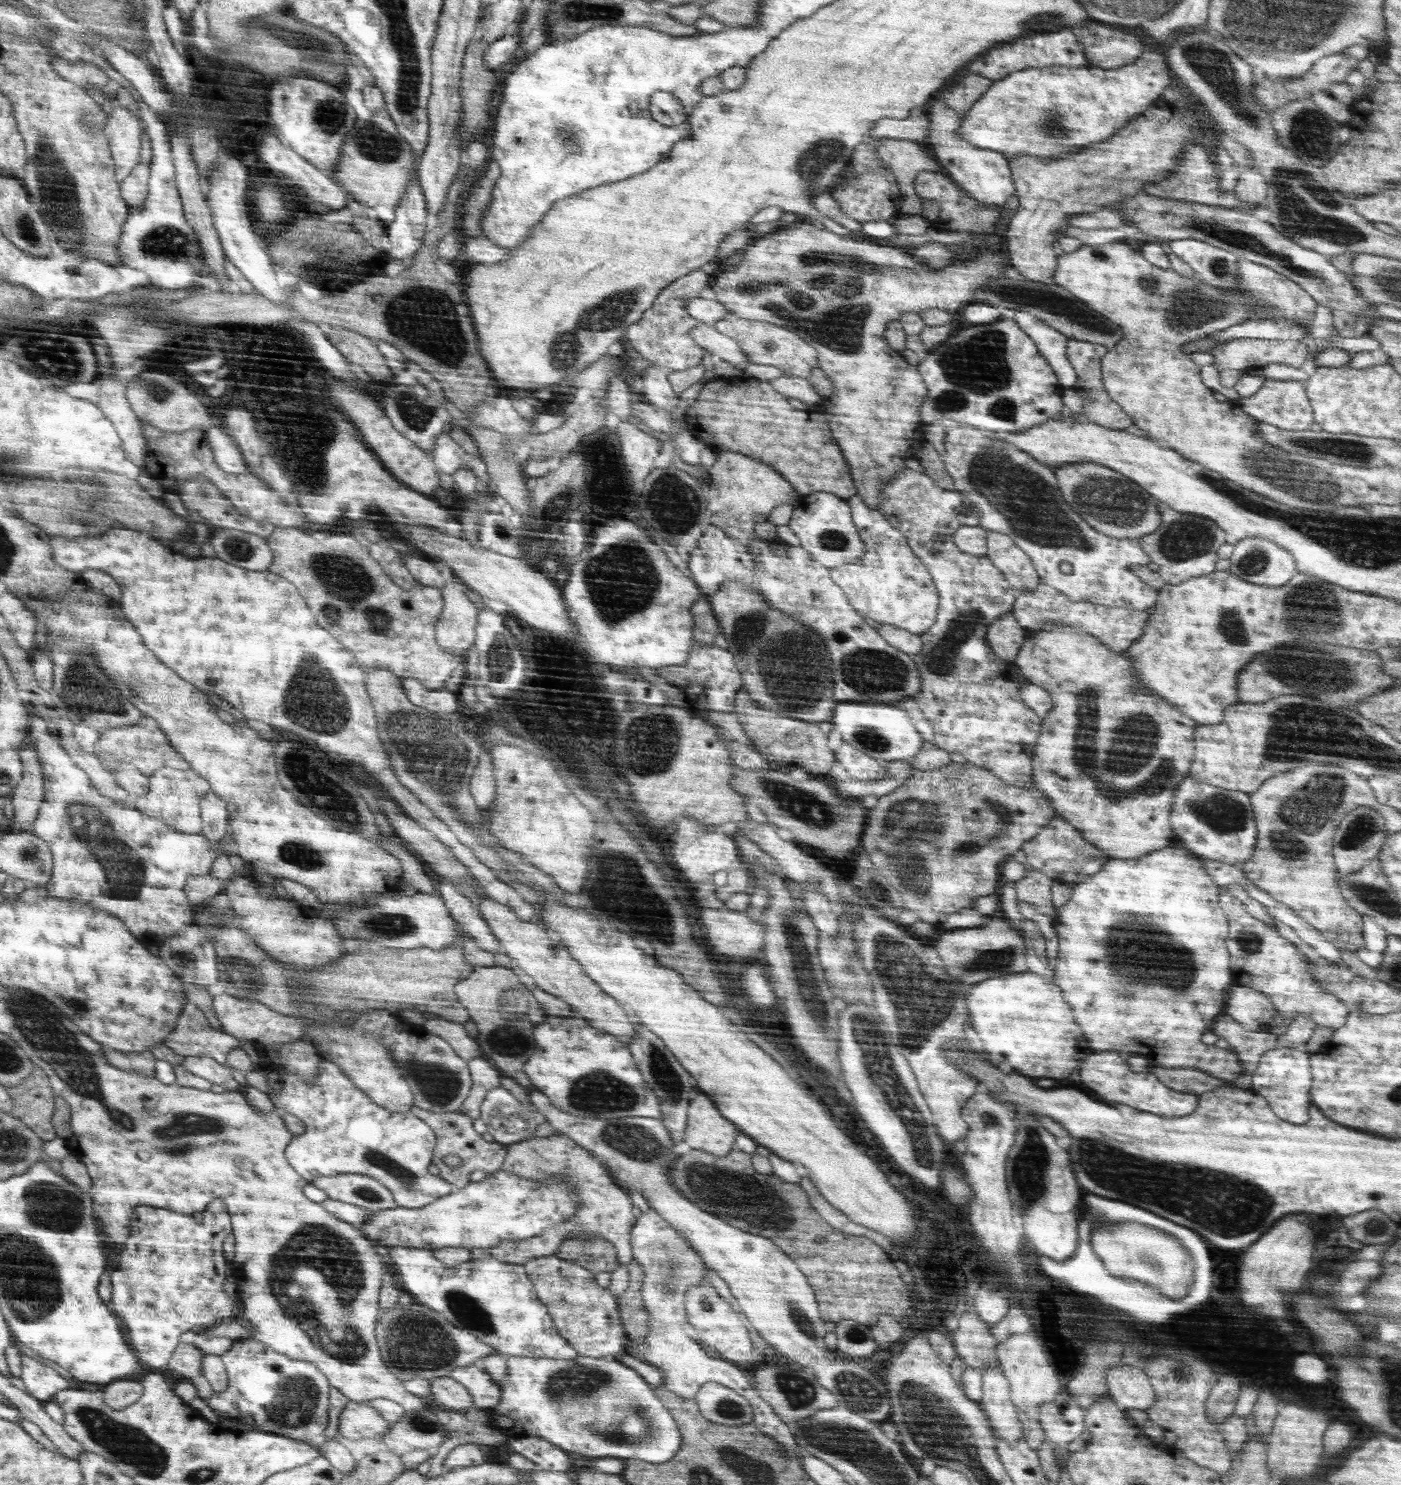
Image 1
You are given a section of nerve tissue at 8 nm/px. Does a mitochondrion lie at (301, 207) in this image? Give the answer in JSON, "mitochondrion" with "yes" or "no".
{"mitochondrion":"no"}

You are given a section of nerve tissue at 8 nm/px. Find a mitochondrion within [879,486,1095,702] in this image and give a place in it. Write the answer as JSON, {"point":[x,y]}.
{"point":[958,630]}

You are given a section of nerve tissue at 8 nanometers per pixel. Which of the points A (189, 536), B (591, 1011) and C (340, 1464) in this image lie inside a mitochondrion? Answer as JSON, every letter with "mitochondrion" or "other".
{"A":"other","B":"other","C":"other"}

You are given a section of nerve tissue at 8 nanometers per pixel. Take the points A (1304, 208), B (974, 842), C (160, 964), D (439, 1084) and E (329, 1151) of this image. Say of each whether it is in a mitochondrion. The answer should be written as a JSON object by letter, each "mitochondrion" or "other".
{"A":"mitochondrion","B":"mitochondrion","C":"other","D":"mitochondrion","E":"other"}

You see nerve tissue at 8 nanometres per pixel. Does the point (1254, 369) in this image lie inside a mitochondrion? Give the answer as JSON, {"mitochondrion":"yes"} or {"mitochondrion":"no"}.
{"mitochondrion":"no"}

